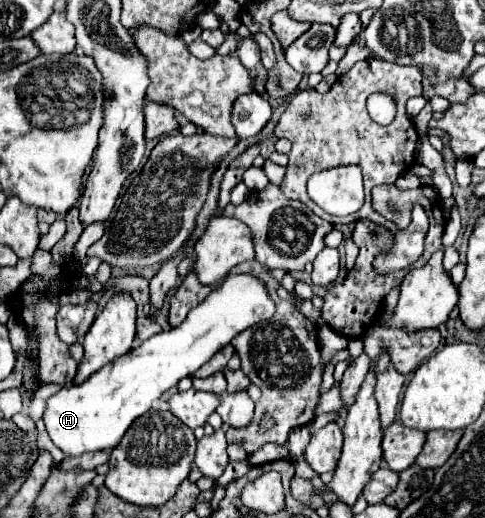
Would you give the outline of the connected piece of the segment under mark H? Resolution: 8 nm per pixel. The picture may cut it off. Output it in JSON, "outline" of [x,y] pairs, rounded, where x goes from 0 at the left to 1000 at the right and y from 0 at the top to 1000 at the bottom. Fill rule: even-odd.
{"outline":[[[518,527],[468,531],[464,542],[452,554],[443,554],[419,585],[410,585],[402,597],[390,600],[390,608],[373,627],[353,631],[348,639],[320,643],[287,670],[274,670],[262,685],[249,685],[229,701],[221,701],[212,712],[192,720],[175,739],[130,747],[122,759],[113,759],[97,774],[97,790],[89,797],[89,813],[105,851],[142,882],[159,882],[179,871],[233,871],[245,859],[258,832],[266,828],[266,820],[287,801],[303,797],[315,774],[324,774],[344,751],[361,747],[377,728],[394,728],[406,712],[414,712],[427,697],[435,697],[443,681],[452,681],[464,666],[472,666],[497,639],[538,620],[555,620],[563,608],[567,608],[567,581],[555,573],[555,558],[538,539],[530,539]]]}

